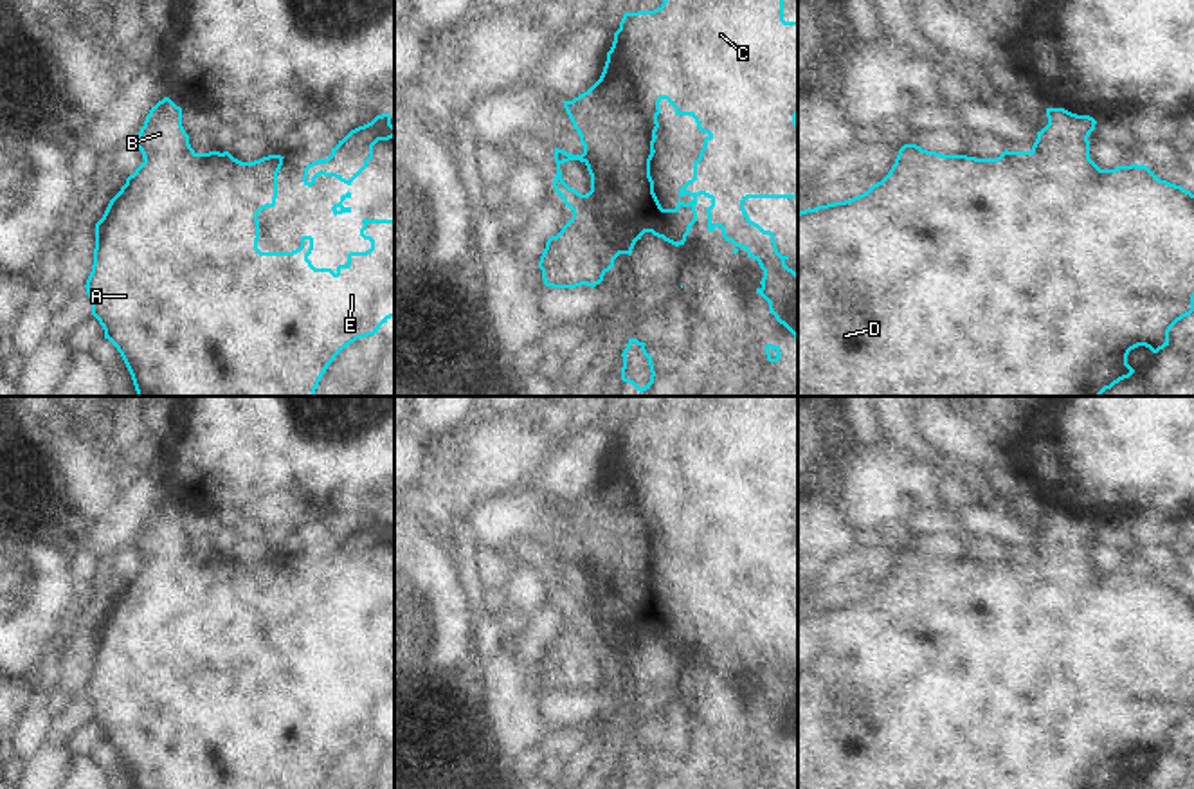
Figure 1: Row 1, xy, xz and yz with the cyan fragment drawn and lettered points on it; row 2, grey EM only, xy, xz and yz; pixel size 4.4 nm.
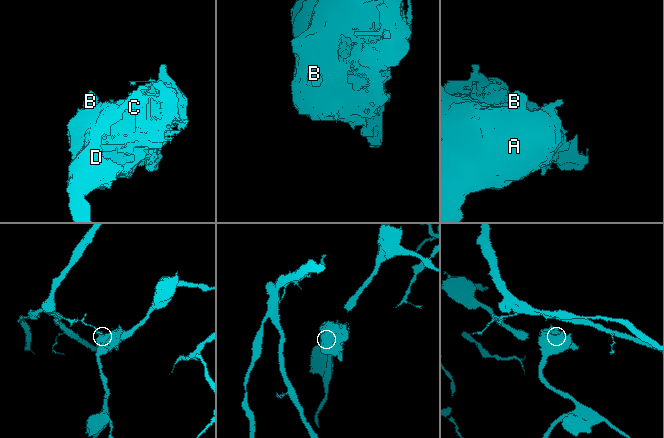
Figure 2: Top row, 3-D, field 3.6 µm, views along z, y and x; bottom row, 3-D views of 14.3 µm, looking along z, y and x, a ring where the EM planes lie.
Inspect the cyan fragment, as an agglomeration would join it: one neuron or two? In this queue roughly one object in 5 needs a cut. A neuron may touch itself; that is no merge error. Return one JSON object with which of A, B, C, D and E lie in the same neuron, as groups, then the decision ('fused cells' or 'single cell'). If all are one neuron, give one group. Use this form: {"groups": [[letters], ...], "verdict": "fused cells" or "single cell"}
{"groups": [["A", "B", "C", "D", "E"]], "verdict": "single cell"}

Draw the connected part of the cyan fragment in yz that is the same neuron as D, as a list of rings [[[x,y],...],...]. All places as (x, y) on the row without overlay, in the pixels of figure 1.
[[[1046,512],[1048,528],[1037,535],[1030,555],[1003,555],[998,562],[976,562],[967,558],[942,558],[922,553],[917,548],[904,548],[899,553],[890,576],[866,596],[845,605],[834,605],[798,616],[798,789],[1115,789],[1129,782],[1135,773],[1127,758],[1138,749],[1158,757],[1169,749],[1171,731],[1194,715],[1194,598],[1181,589],[1160,584],[1147,569],[1118,569],[1100,573],[1090,562],[1090,537],[1097,524],[1090,519],[1077,519],[1064,512]]]

